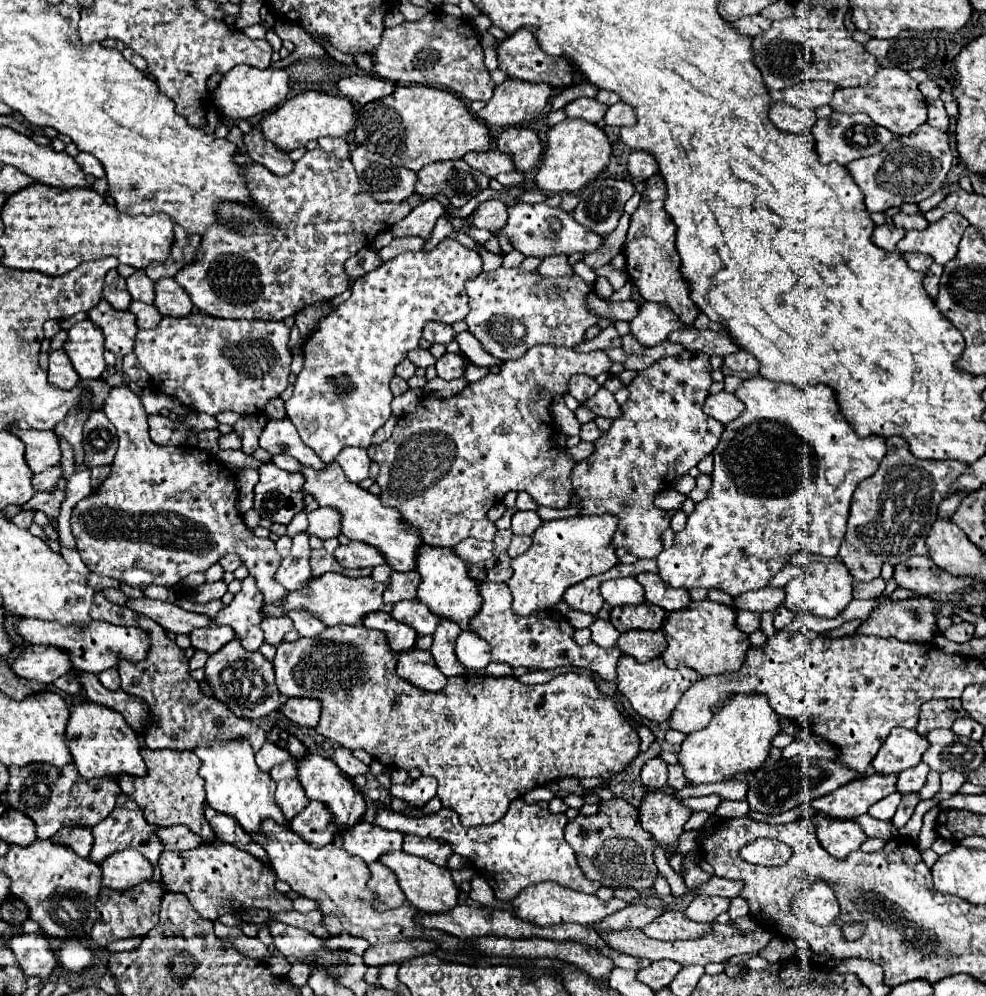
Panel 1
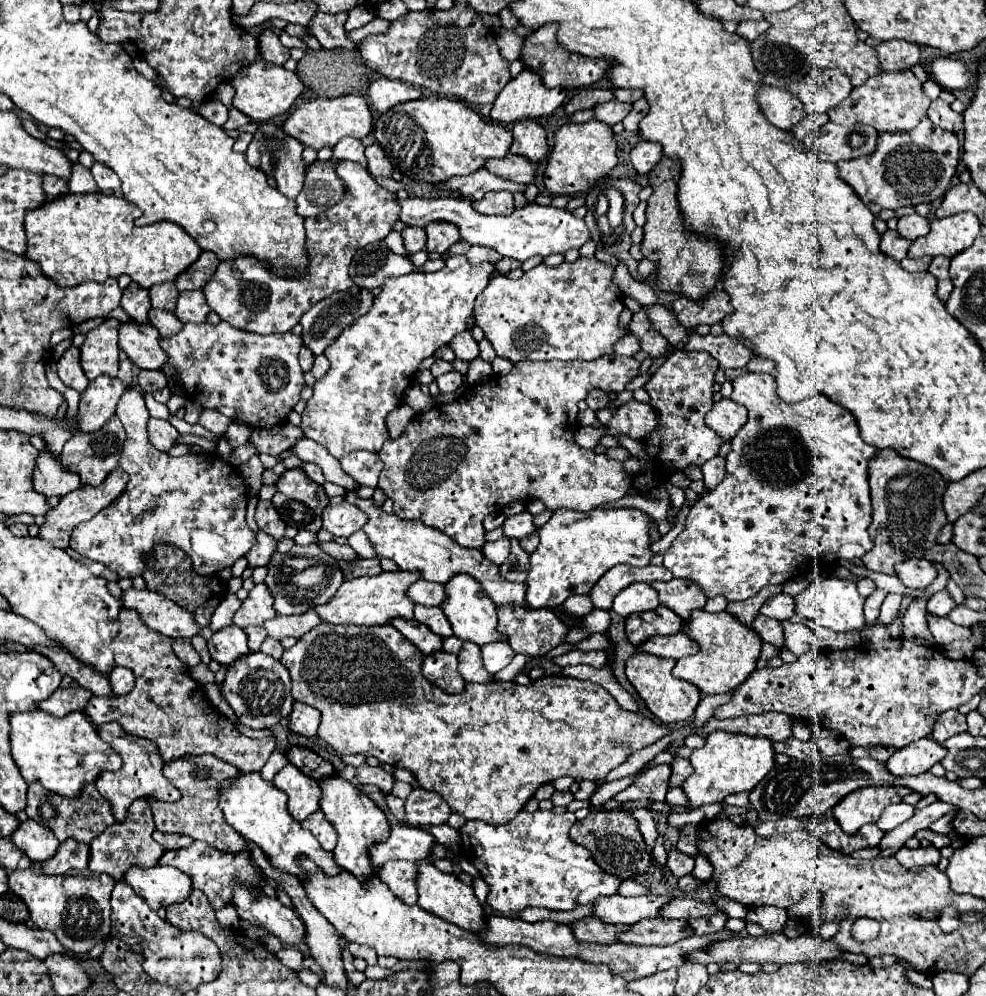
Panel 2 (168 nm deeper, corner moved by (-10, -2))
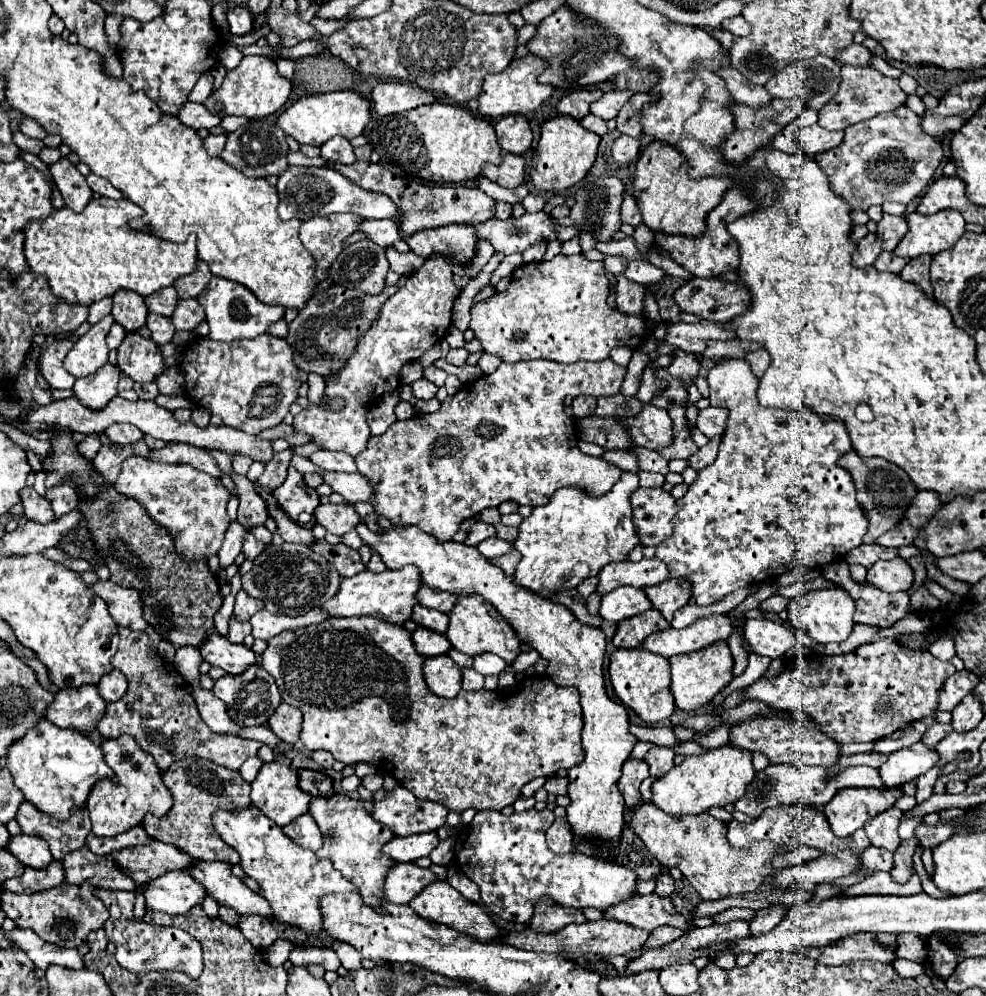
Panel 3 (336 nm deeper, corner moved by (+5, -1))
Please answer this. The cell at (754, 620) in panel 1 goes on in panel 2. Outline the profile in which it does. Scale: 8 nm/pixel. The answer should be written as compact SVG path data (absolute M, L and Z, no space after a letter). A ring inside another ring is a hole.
M758 615L754 619L754 623L752 623L752 629L762 637L762 641L768 641L772 645L784 647L784 633L782 633L780 621L764 617L764 615Z

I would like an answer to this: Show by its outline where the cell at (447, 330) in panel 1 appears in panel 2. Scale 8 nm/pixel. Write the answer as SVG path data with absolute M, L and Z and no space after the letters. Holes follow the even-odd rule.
M464 331L464 333L456 335L456 337L452 337L452 343L448 343L448 347L462 361L470 361L470 359L478 357L478 343L472 339L470 331Z

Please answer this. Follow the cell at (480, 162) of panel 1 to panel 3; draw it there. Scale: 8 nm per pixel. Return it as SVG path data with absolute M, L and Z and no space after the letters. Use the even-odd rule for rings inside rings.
M503 154L503 162L499 166L483 166L483 176L503 188L517 188L525 182L525 160L517 154Z

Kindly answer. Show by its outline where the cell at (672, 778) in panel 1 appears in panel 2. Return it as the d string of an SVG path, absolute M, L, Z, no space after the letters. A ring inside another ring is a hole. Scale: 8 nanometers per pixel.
M676 757L670 767L672 767L672 777L670 777L672 787L680 787L684 783L684 779L688 779L692 775L692 771L694 771L690 761L682 759L682 757Z

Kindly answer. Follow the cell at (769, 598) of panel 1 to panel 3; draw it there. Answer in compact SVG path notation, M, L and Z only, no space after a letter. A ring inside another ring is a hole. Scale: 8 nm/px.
M775 594L775 596L769 596L767 600L761 602L761 610L763 612L781 612L787 608L787 604L789 604L789 600L785 596Z

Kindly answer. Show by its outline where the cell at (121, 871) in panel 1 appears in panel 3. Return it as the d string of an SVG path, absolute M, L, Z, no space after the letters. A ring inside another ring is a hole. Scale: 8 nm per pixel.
M167 872L145 884L143 894L149 910L161 910L171 916L187 914L207 898L205 886L195 882L187 872Z

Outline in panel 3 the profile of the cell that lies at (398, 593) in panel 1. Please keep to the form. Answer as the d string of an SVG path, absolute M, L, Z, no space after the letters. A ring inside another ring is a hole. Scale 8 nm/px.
M423 586L417 592L417 600L421 602L421 606L425 608L435 608L439 612L449 614L449 610L453 610L453 606L457 604L457 596L449 594L449 592L441 592L441 590L433 590L429 586Z

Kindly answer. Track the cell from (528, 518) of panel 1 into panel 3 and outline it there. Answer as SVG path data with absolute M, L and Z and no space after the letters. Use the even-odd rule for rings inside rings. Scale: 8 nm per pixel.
M475 522L475 524L471 526L471 530L467 532L465 544L467 544L467 546L477 546L477 544L481 544L483 540L487 540L487 538L491 538L491 536L495 536L495 526L485 524L485 522Z

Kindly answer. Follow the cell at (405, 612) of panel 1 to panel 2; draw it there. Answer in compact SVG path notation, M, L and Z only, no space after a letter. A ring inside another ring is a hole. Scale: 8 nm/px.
M416 605L414 607L414 619L430 627L436 635L440 637L450 637L452 627L446 619L446 615L440 611L440 607L426 607L426 605Z

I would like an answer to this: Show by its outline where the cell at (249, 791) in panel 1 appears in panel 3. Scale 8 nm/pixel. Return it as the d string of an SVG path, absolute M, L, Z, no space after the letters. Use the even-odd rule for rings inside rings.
M255 806L239 812L217 810L213 824L217 834L221 834L221 838L239 852L245 874L259 884L263 898L271 906L271 918L277 922L295 926L313 936L321 936L325 928L319 900L333 892L357 892L357 886L345 880L327 858L317 858L315 852L291 842L283 830Z

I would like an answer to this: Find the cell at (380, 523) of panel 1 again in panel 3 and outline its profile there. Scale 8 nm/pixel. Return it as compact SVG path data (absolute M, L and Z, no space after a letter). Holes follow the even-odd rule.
M365 522L357 528L363 542L375 550L389 570L399 570L407 564L413 564L421 570L421 580L429 588L445 590L455 596L471 596L479 594L489 600L497 612L519 632L519 640L529 644L531 650L539 652L543 660L547 660L545 674L557 686L575 686L581 694L583 706L583 752L585 758L581 764L573 766L567 772L571 804L567 806L567 822L573 826L573 834L577 838L589 838L597 844L597 858L609 860L615 856L615 848L619 846L619 838L625 826L623 812L625 802L621 792L617 790L617 780L621 776L621 766L629 758L637 738L629 732L627 710L611 700L605 692L603 678L603 654L605 654L605 634L601 628L589 628L579 624L573 614L561 606L553 604L547 598L533 594L515 584L513 576L507 576L499 566L493 566L487 558L479 554L477 548L459 544L459 542L437 542L417 526L385 530L383 534L371 532ZM559 666L575 666L575 678L563 680L557 676Z

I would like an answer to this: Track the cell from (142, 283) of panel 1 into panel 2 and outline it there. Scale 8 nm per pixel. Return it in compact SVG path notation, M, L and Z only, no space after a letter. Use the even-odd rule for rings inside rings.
M160 283L156 287L150 287L148 293L150 293L152 307L174 311L174 305L178 299L178 289L174 287L174 283Z

